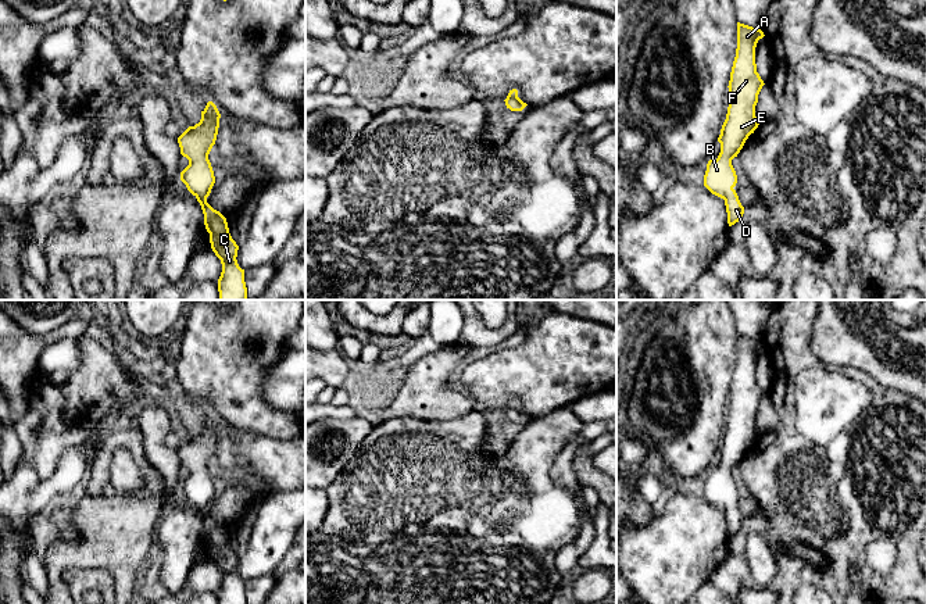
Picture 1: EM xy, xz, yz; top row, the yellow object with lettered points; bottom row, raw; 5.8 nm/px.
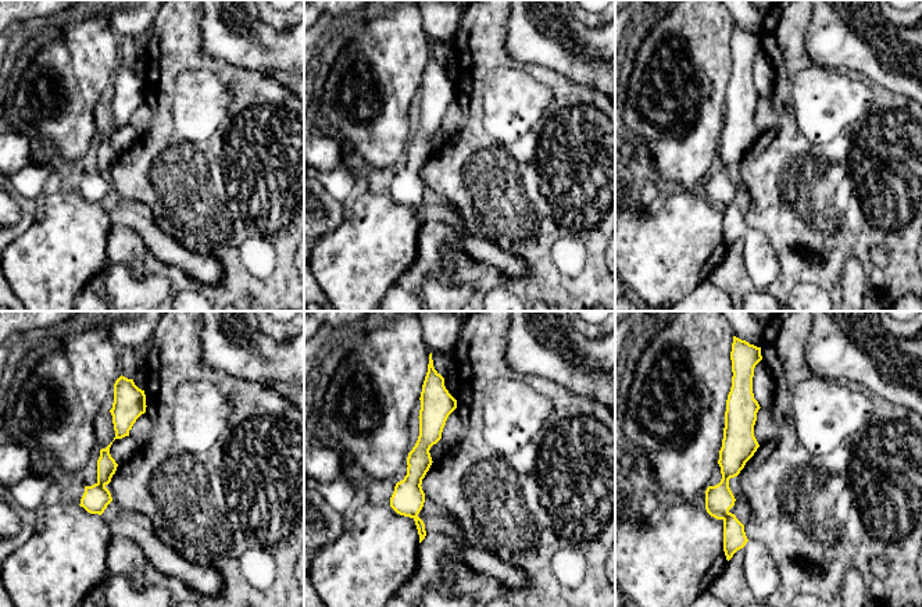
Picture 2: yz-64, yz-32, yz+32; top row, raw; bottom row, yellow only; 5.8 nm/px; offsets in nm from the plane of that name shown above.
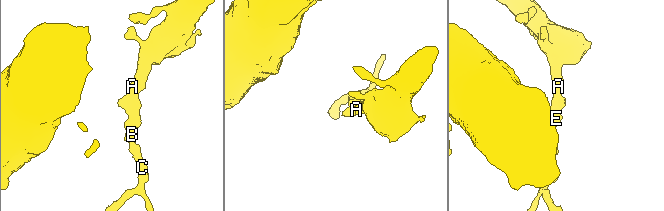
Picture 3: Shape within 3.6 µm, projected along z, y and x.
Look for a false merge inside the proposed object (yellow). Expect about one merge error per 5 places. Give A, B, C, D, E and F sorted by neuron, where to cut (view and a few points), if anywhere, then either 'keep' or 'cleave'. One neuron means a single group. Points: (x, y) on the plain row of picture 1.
A B C D E F | no cut | keep

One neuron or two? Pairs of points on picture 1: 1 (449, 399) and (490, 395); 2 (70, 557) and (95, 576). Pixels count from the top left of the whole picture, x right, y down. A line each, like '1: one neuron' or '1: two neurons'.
1: two neurons
2: two neurons

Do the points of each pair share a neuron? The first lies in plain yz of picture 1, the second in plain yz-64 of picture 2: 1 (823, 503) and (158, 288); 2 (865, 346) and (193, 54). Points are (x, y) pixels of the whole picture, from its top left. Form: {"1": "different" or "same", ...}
{"1": "different", "2": "different"}

